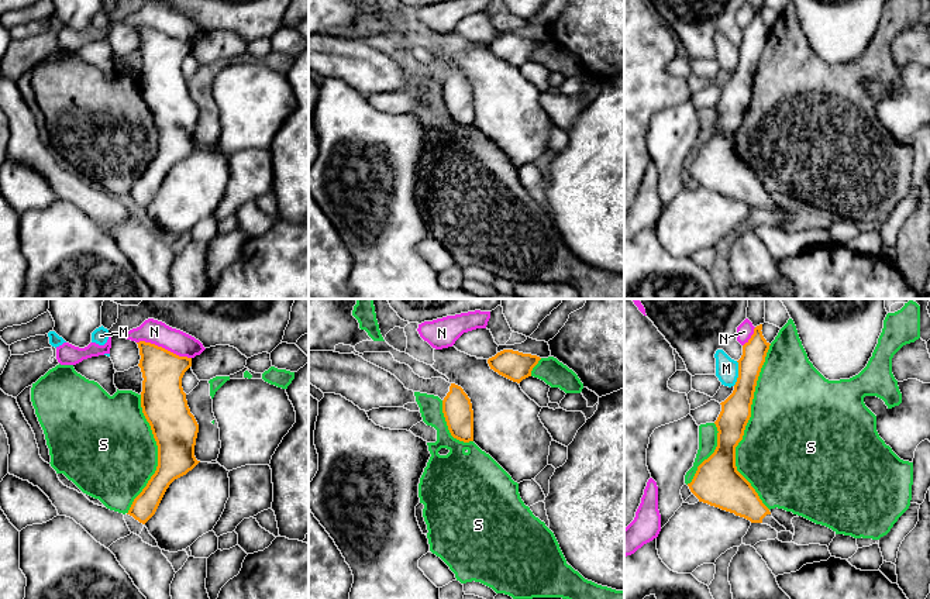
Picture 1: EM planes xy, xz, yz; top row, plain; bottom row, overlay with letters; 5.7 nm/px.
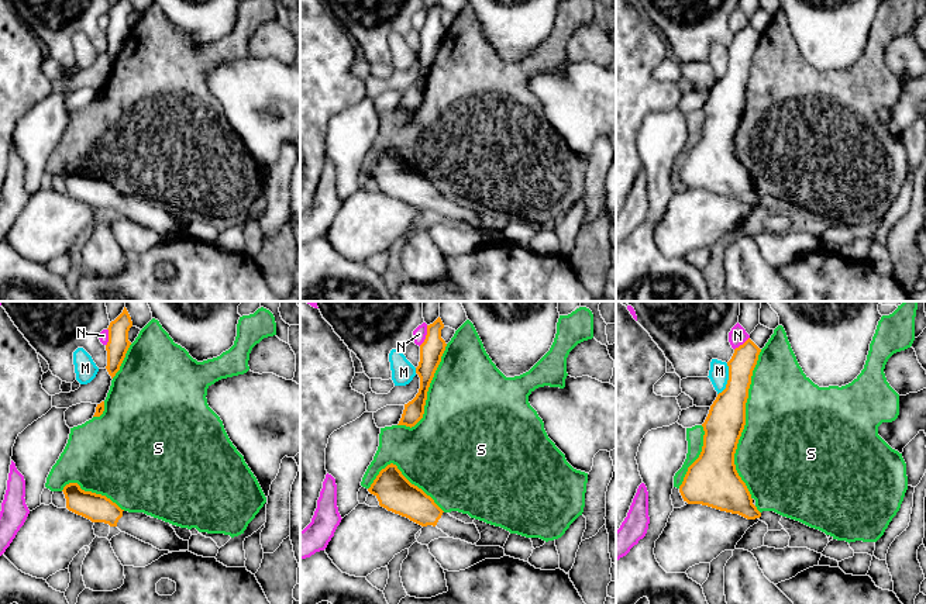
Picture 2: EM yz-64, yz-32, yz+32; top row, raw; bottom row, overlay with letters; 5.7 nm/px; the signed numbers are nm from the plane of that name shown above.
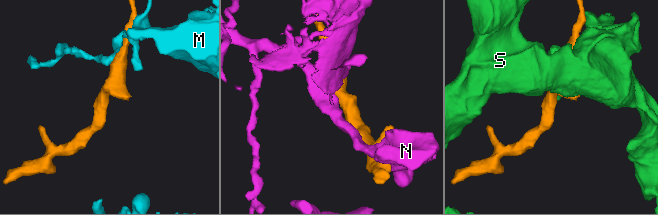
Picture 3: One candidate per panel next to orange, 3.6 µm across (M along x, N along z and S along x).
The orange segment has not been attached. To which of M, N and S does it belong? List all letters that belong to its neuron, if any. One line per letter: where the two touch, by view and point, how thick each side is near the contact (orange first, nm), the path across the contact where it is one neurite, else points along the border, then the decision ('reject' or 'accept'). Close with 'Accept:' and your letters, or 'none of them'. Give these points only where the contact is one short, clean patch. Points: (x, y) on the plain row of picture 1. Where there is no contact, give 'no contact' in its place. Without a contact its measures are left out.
M: meets orange in yz at (739, 58); 180 nm thick on the orange side, 130 nm on the other; border along yz (737, 45), (737, 65), (733, 69); reject
N: meets orange in xy at (164, 33); 240 nm thick on the orange side, 140 nm on the other; reject
S: meets orange in yz at (744, 112); 180 nm thick on the orange side, 480 nm on the other; reject
Accept: none of them

